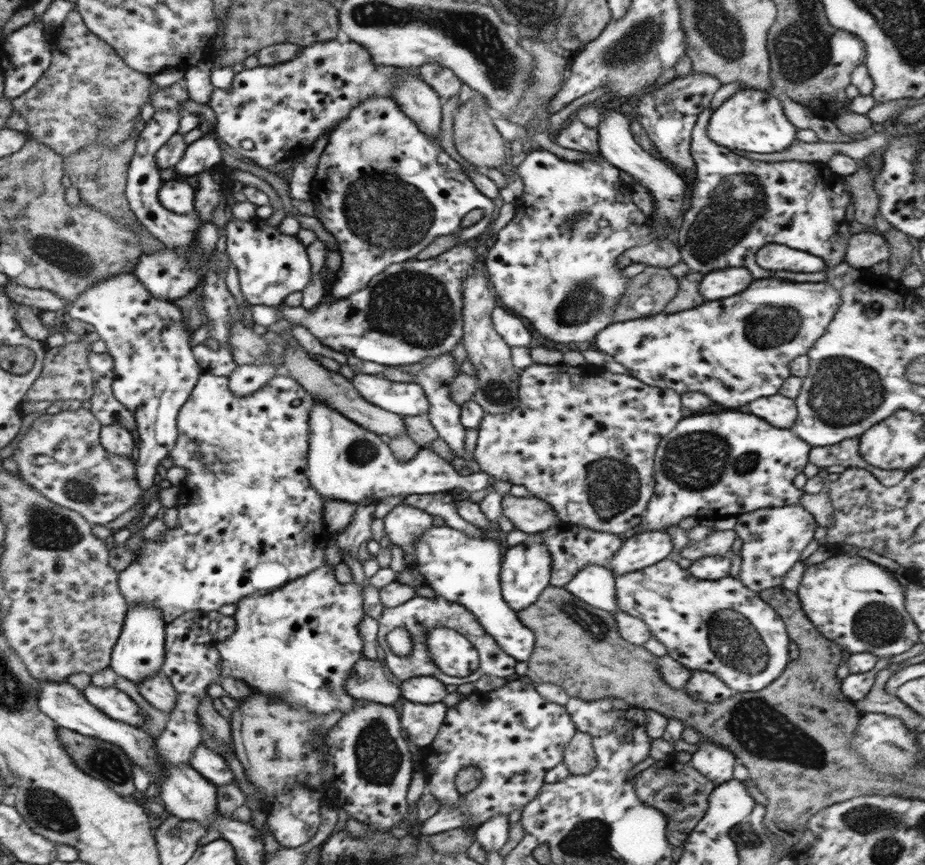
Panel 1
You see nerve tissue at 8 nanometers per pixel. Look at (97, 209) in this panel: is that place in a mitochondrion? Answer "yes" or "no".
no

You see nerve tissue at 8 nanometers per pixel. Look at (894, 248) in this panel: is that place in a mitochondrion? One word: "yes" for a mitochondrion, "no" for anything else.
no

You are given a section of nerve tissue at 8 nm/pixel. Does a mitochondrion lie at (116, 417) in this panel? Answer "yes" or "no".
no

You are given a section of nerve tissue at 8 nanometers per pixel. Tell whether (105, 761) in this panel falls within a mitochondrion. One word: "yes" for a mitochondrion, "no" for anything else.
yes

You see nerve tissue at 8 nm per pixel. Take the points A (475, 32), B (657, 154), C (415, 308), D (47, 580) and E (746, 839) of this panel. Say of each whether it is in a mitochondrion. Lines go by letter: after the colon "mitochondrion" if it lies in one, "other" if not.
A: mitochondrion
B: other
C: mitochondrion
D: other
E: mitochondrion

